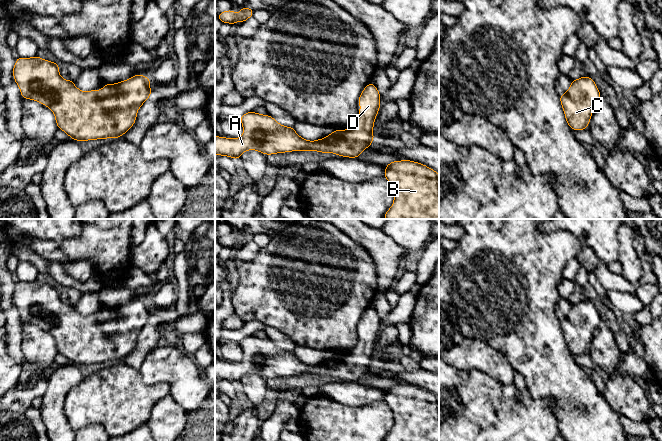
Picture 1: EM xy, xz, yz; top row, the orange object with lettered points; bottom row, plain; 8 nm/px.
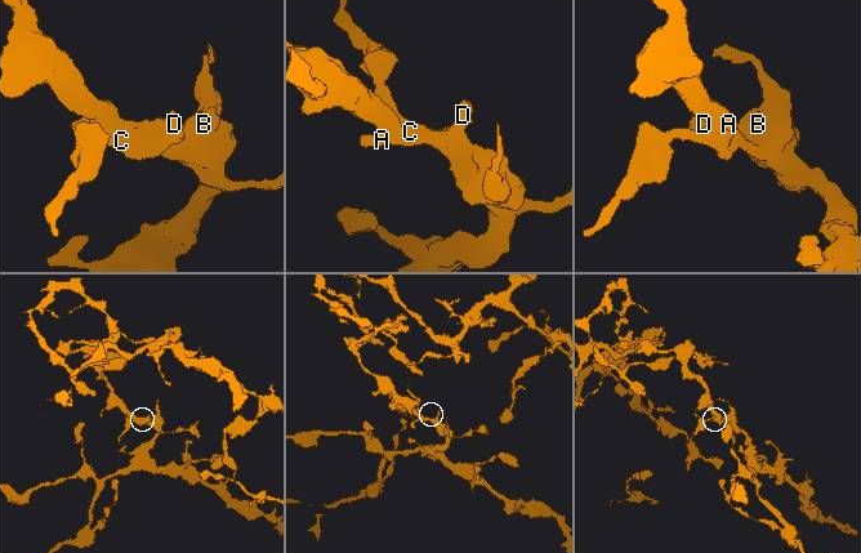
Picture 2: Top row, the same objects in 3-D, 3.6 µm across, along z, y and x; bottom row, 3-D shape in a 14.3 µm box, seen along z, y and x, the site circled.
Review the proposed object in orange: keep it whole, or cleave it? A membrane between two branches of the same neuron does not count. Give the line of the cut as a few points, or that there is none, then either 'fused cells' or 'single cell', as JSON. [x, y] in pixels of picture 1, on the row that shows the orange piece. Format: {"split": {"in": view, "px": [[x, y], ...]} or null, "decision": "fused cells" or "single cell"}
{"split": null, "decision": "single cell"}

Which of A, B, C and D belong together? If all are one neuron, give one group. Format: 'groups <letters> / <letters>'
groups A B C D

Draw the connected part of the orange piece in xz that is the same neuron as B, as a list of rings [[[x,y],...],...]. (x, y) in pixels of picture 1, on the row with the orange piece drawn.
[[[411,160],[393,161],[385,167],[384,177],[394,190],[393,205],[384,219],[439,219],[439,174]]]

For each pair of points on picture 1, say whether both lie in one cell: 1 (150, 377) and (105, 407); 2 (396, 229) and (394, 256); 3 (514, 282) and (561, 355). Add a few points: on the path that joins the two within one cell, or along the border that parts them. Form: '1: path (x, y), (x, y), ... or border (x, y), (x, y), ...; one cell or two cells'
1: border (138, 370), (141, 379), (145, 383), (167, 383); two cells
2: border (381, 229), (409, 252); two cells
3: path (514, 300), (514, 308), (543, 337); one cell

